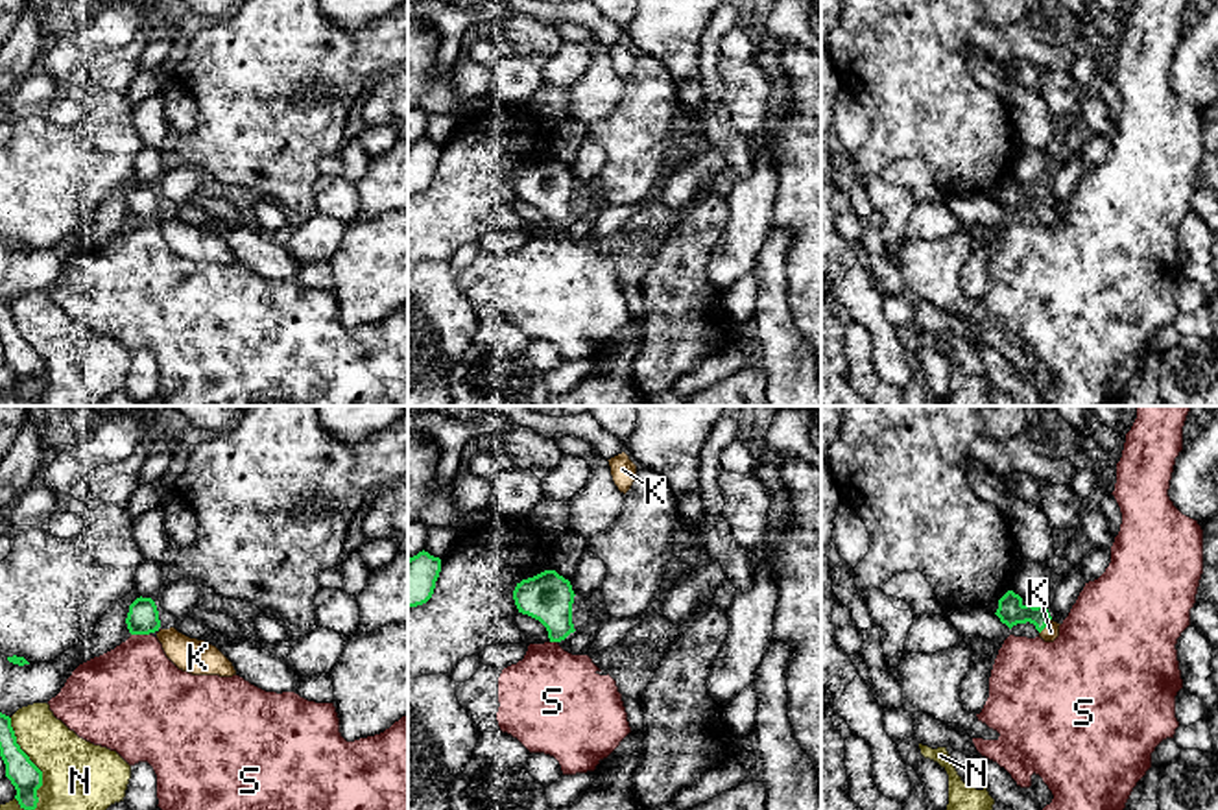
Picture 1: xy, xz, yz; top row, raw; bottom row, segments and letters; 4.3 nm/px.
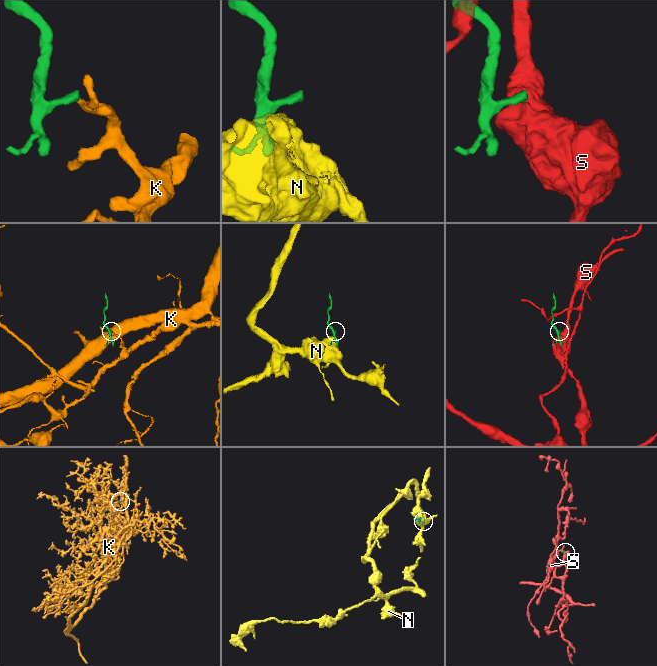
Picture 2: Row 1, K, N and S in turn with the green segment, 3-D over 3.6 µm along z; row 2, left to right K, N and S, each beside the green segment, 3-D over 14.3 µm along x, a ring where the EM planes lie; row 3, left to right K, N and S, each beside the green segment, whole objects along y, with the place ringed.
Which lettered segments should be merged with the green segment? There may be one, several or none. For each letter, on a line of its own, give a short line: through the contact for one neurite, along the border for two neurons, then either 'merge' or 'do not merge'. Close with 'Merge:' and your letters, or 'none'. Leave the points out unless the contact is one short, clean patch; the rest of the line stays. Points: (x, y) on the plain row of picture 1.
K: line yz (1010, 198), (1030, 200), (1045, 213), (1050, 218); merge
N: do not merge
S: line xy (131, 220), (148, 222); do not merge
Merge: K

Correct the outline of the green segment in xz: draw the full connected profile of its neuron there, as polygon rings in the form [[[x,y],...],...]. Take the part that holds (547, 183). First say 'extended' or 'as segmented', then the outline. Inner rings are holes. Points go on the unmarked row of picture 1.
as segmented; [[[555,157],[522,166],[513,177],[519,199],[539,207],[546,214],[550,229],[561,229],[576,218],[572,210],[574,183],[570,168]]]

